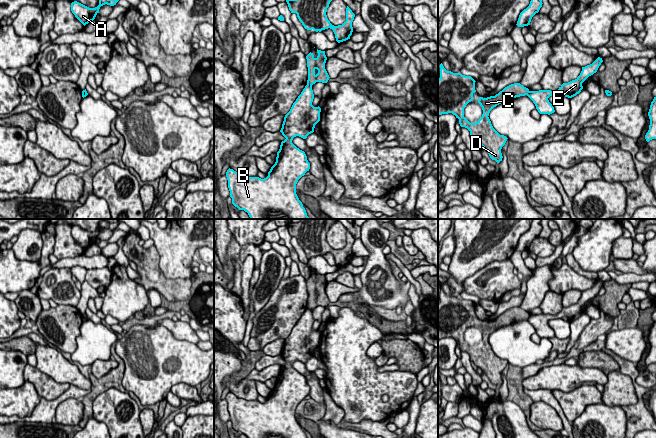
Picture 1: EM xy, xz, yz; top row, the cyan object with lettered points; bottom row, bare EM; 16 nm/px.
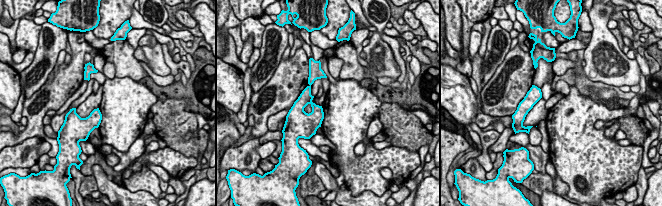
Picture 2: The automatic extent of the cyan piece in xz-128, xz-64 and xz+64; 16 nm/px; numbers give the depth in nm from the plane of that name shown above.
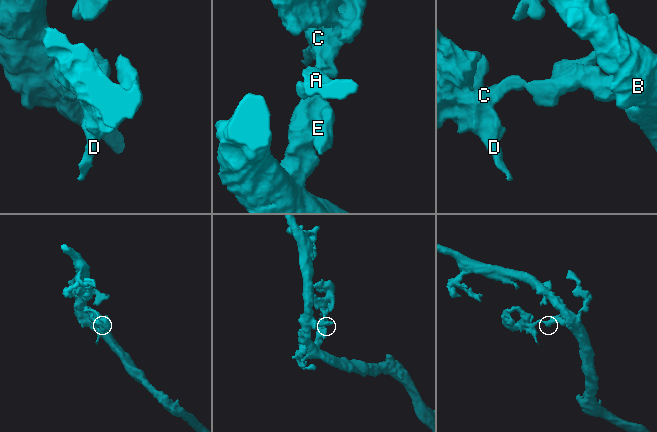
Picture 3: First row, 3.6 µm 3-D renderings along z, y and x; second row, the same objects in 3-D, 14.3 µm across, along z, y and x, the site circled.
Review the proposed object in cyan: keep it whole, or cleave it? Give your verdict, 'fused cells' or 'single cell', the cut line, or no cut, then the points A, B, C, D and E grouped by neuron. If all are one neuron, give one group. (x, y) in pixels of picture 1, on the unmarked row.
fused cells | xz (307, 307), (311, 310) | A B E / C D

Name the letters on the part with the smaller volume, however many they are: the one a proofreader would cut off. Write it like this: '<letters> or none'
C, D

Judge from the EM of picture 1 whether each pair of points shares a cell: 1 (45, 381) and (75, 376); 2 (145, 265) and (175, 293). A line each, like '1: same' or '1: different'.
1: different
2: same

